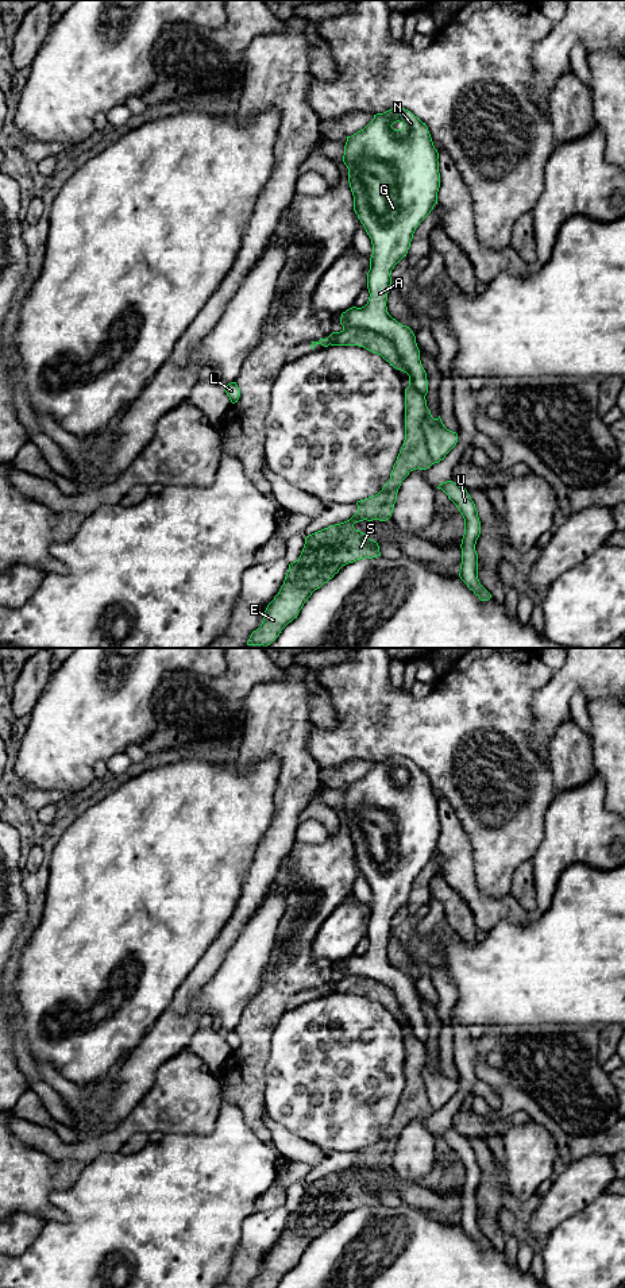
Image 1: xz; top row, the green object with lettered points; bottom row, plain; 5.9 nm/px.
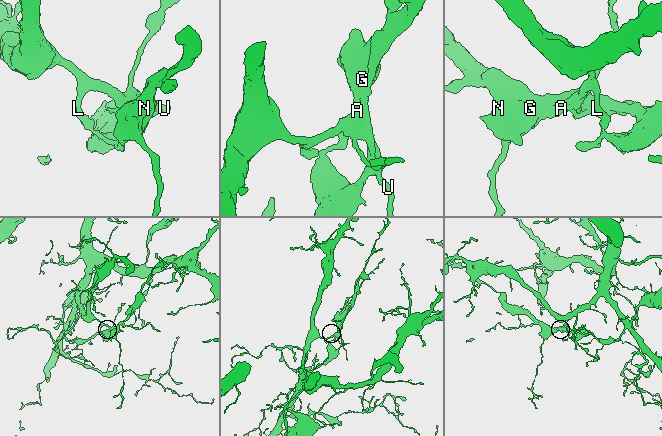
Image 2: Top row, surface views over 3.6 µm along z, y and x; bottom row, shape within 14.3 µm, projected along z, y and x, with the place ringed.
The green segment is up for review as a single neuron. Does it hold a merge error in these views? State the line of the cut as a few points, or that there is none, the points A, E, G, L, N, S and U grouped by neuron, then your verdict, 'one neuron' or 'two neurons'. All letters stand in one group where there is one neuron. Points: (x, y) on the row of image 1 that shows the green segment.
cut xz (343, 330), (370, 328), (385, 335), (406, 371); groups A G L N U / E S; two neurons

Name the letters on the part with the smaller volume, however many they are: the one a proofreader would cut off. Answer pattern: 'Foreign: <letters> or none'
Foreign: E, S

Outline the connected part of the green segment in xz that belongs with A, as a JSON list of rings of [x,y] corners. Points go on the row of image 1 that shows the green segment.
[[[391,108],[356,134],[347,136],[343,162],[348,169],[348,182],[354,196],[354,211],[371,239],[373,254],[367,273],[370,293],[364,306],[352,306],[342,313],[344,329],[371,329],[391,340],[406,374],[425,397],[427,373],[420,360],[420,350],[413,331],[393,319],[386,306],[391,270],[408,254],[413,234],[437,204],[440,188],[439,153],[425,123],[405,108]]]

